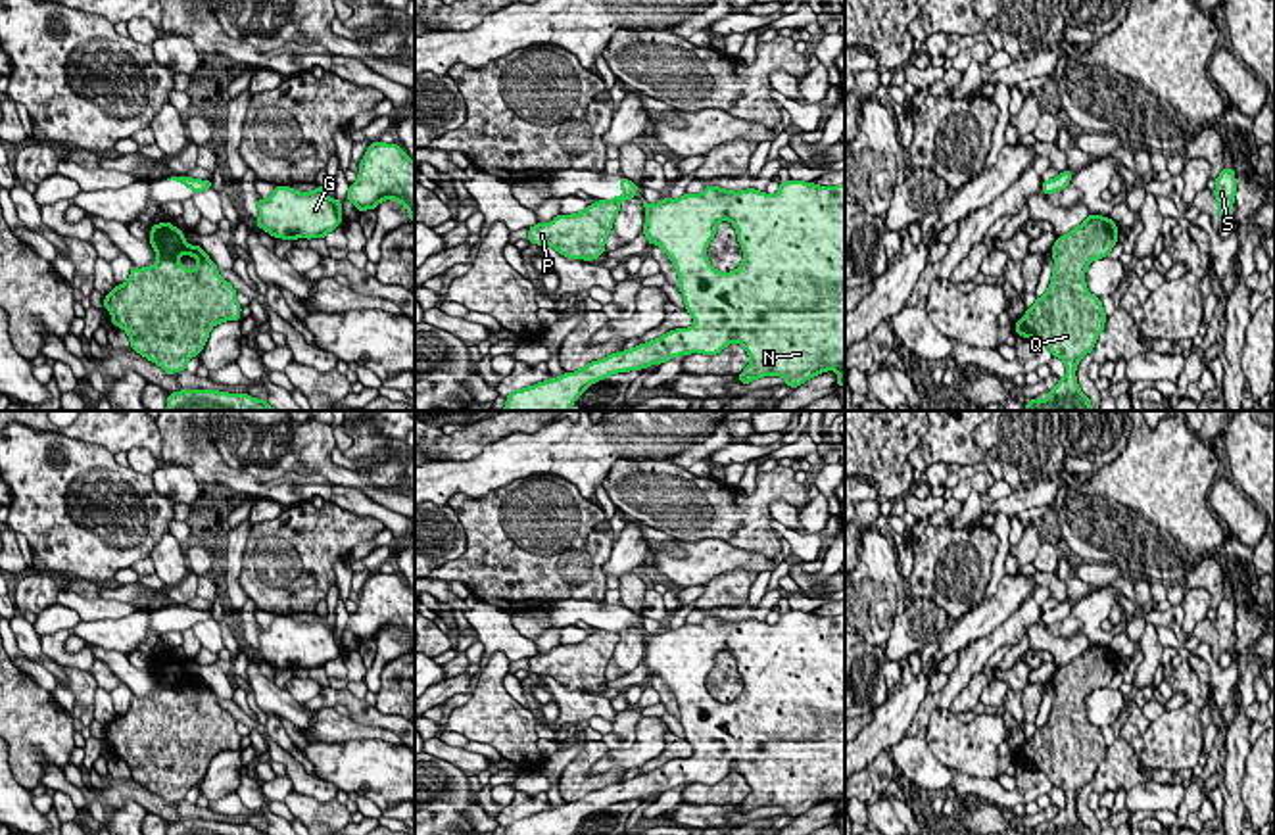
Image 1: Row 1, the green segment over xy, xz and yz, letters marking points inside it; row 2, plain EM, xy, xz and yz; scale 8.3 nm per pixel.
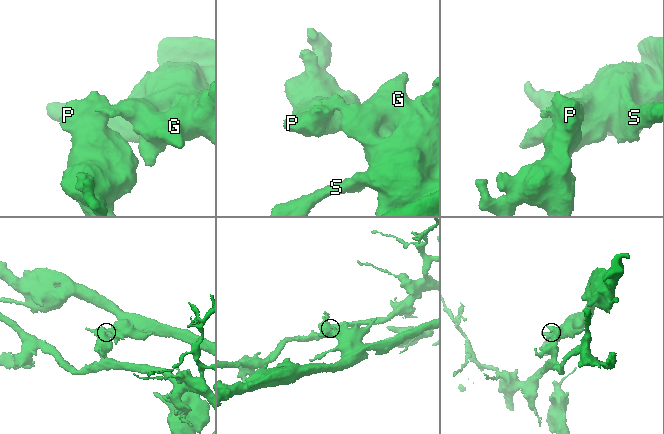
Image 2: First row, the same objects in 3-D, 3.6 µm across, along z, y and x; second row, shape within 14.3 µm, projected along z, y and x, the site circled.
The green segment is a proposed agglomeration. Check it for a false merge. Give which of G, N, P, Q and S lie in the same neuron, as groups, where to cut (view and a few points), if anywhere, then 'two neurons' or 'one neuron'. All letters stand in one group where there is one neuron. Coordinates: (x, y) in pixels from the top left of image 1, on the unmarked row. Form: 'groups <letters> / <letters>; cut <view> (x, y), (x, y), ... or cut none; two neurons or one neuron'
groups G N S / P Q; cut xy (210, 611), (202, 619), (192, 617); two neurons

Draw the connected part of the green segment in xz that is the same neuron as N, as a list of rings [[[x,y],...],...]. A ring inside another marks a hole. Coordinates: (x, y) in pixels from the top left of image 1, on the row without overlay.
[[[787,610],[780,612],[774,626],[755,618],[734,622],[705,616],[701,624],[678,630],[643,630],[643,637],[643,664],[649,676],[657,674],[674,693],[693,754],[591,791],[576,802],[515,820],[505,835],[574,835],[593,812],[611,804],[641,800],[678,785],[716,785],[732,772],[751,787],[739,804],[741,814],[782,806],[785,816],[797,818],[816,804],[835,800],[837,816],[845,816],[845,612],[818,616]],[[724,649],[734,655],[743,680],[743,691],[732,703],[716,701],[707,689],[707,676]]]

